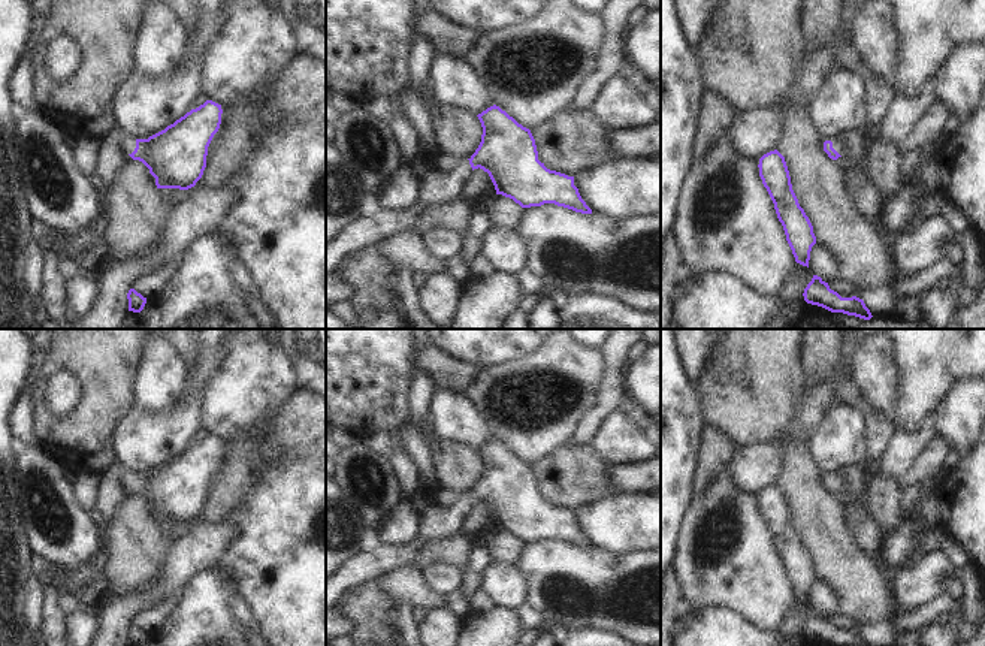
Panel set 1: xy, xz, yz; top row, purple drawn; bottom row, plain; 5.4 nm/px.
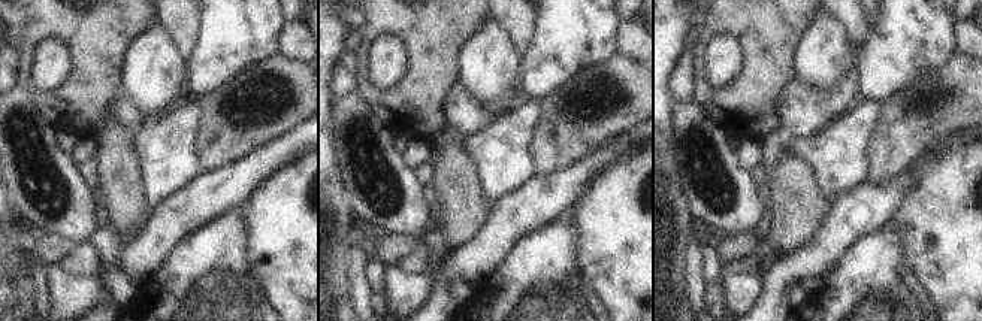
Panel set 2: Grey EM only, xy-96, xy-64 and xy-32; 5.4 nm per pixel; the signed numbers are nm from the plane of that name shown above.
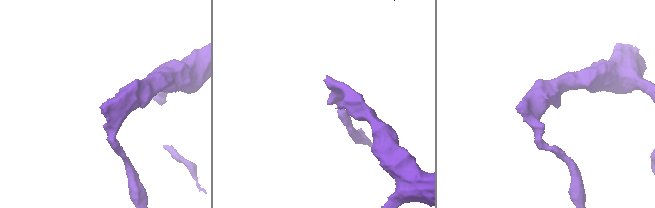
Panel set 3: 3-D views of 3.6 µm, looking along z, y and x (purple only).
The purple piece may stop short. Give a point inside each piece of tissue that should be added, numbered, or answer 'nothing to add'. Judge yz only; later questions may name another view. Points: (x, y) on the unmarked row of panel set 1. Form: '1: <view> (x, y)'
1: yz (837, 479)

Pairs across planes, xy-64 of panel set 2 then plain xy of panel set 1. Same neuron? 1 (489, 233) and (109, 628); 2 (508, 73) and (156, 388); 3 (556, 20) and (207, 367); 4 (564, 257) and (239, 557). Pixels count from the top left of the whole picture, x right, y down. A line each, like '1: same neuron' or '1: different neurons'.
1: same neuron
2: same neuron
3: different neurons
4: different neurons

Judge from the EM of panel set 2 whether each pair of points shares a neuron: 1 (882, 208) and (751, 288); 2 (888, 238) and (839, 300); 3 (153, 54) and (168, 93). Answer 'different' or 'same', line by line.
1: different
2: same
3: same

